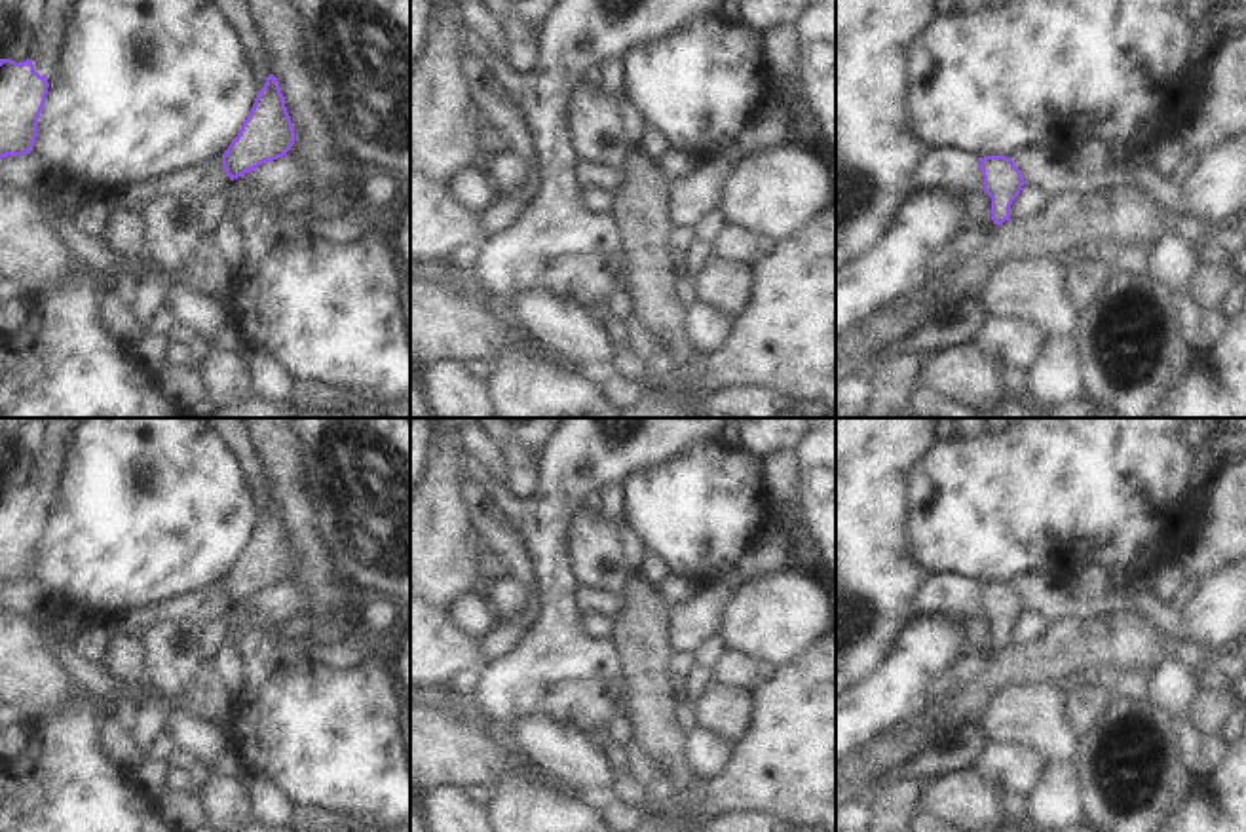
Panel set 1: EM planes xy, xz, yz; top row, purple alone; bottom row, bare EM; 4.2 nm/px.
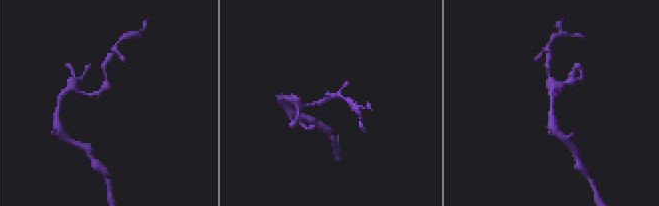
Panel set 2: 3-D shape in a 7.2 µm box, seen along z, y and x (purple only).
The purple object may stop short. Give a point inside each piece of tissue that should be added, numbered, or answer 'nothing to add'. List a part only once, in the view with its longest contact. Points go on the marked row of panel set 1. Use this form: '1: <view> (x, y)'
nothing to add

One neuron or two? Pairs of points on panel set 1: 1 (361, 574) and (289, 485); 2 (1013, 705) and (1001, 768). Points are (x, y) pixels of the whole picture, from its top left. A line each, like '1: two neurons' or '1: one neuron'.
1: two neurons
2: two neurons

